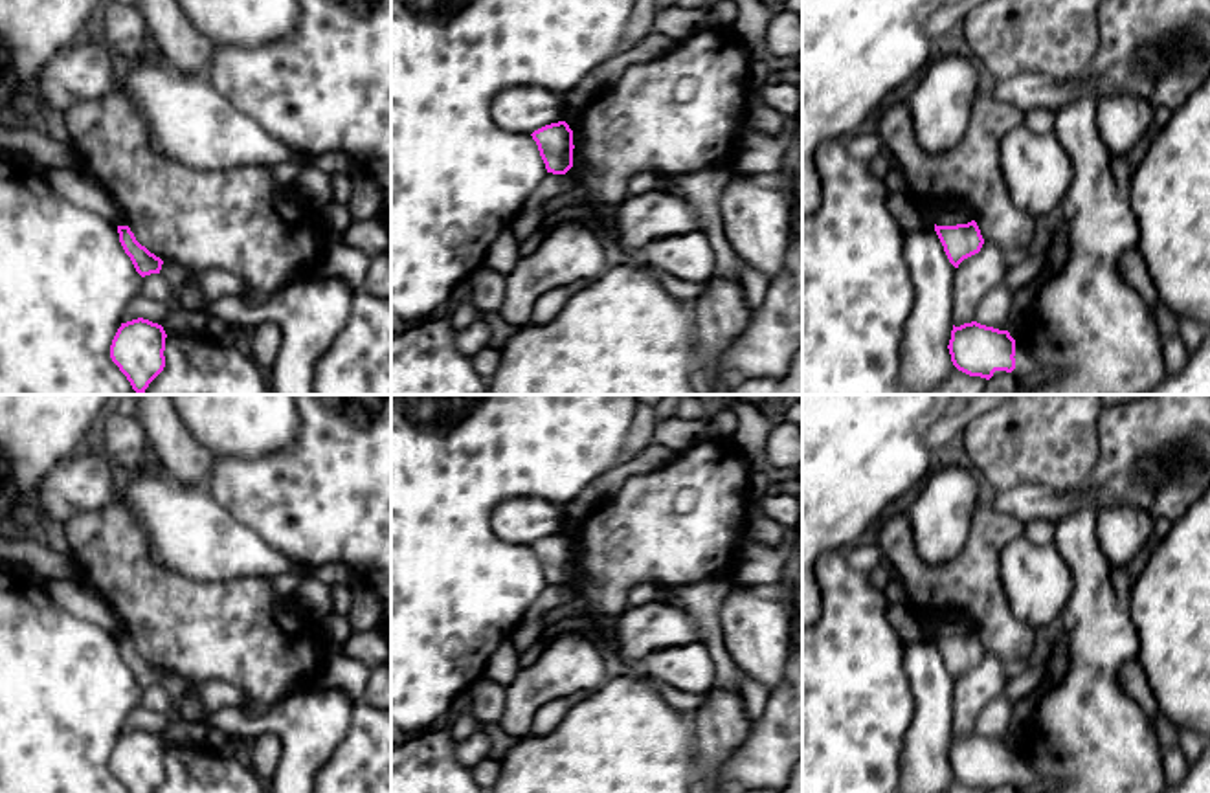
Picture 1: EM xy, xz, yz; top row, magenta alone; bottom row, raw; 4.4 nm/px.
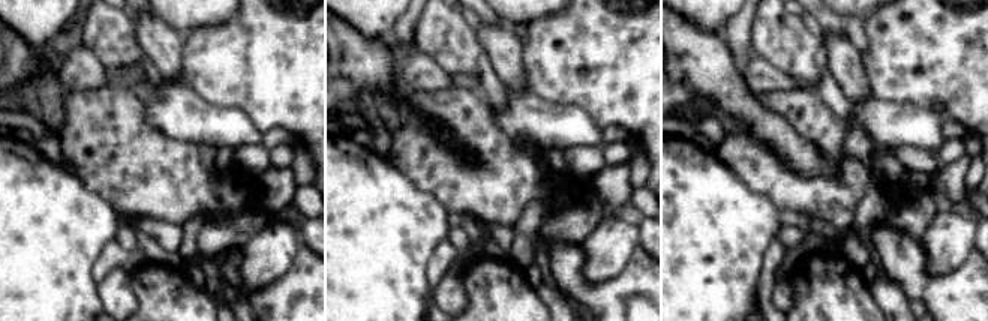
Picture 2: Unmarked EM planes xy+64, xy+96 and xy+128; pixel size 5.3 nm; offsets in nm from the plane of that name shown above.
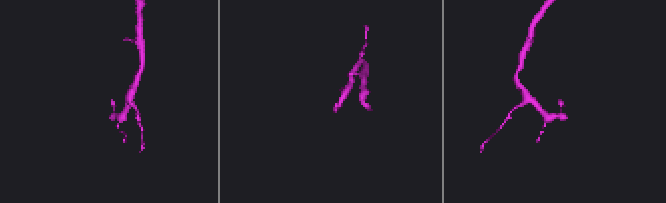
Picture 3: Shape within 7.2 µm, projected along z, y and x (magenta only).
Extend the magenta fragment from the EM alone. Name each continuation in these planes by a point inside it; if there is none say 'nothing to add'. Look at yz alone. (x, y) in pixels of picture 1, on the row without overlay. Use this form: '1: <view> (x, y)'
1: yz (1029, 779)

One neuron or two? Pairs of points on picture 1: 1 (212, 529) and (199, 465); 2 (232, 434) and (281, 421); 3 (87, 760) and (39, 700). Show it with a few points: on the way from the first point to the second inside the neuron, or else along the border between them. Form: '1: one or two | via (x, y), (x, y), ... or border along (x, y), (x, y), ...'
1: two | border along (156, 465), (177, 480), (195, 485)
2: one | via (245, 421), (268, 421)
3: one | via (72, 746), (41, 714)

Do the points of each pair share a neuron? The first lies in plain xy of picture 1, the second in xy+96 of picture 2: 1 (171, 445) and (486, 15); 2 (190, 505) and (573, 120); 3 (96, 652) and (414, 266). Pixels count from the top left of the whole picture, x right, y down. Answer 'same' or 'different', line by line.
1: different
2: same
3: same

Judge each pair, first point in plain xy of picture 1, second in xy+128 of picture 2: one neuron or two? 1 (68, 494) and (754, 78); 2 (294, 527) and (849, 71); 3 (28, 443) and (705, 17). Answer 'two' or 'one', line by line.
1: one
2: two
3: one

